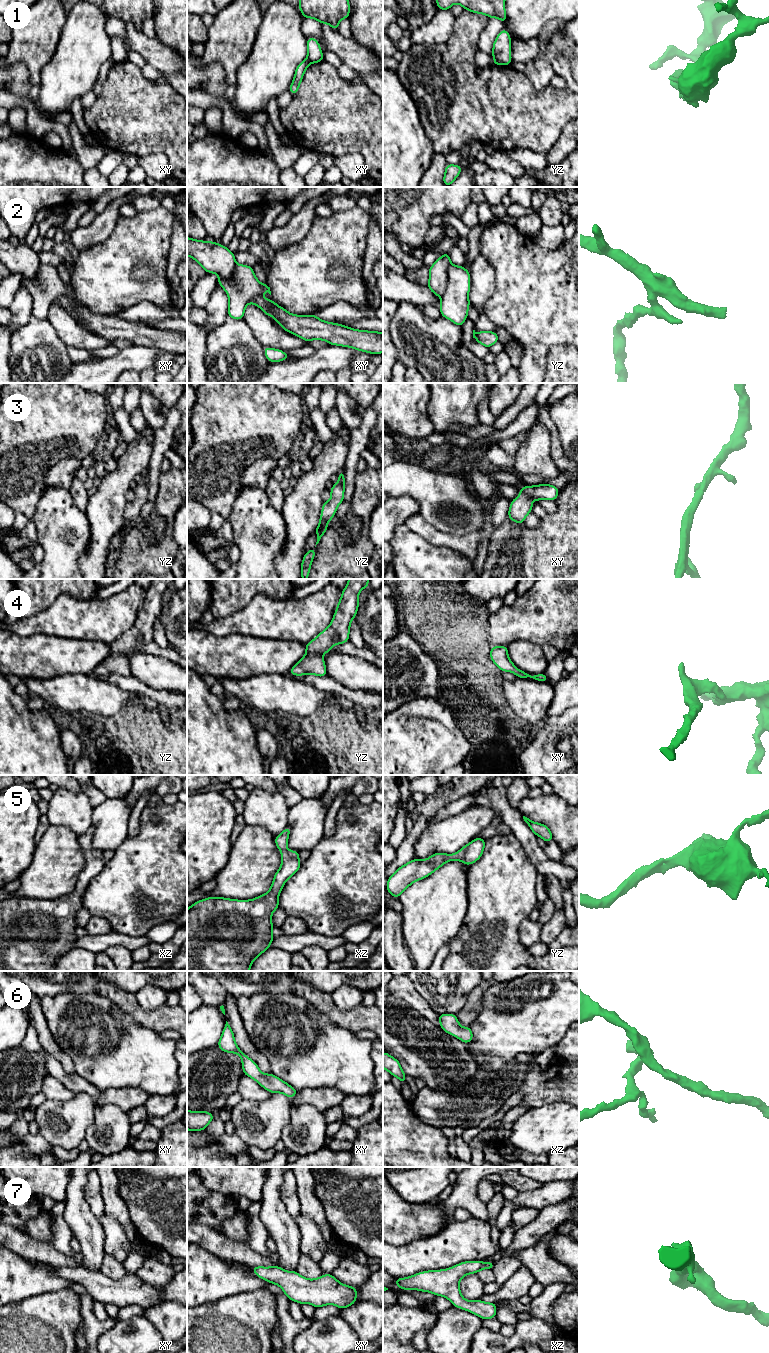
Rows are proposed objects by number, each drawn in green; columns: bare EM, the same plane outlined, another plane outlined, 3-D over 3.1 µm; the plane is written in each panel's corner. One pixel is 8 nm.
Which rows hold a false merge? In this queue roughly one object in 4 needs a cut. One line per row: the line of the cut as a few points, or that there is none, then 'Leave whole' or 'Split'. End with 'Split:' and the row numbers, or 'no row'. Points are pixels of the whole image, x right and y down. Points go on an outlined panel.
1: Split along xy (306, 59), (310, 63). Split
2: Split along yz (451, 264), (447, 271), (447, 287), (441, 297). Split
3: No split. Leave whole
4: No split. Leave whole
5: No split. Leave whole
6: No split. Leave whole
7: No split. Leave whole
Split: 1, 2

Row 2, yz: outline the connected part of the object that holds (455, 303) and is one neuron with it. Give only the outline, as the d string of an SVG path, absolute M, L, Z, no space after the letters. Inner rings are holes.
M451 264L447 271L447 288L439 307L441 316L462 328L465 319L468 318L469 292L469 271L463 266Z

